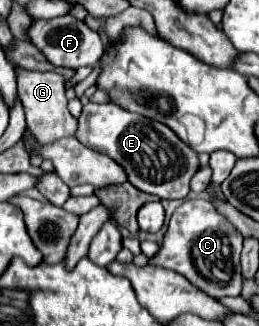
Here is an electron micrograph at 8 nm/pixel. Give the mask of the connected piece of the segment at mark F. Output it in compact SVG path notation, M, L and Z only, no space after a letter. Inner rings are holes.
M60 16L52 20L34 20L30 28L30 38L32 44L54 64L54 66L64 66L64 68L80 68L80 66L94 66L102 54L104 54L104 44L102 38L96 30L88 28L86 22L76 20L74 16Z

